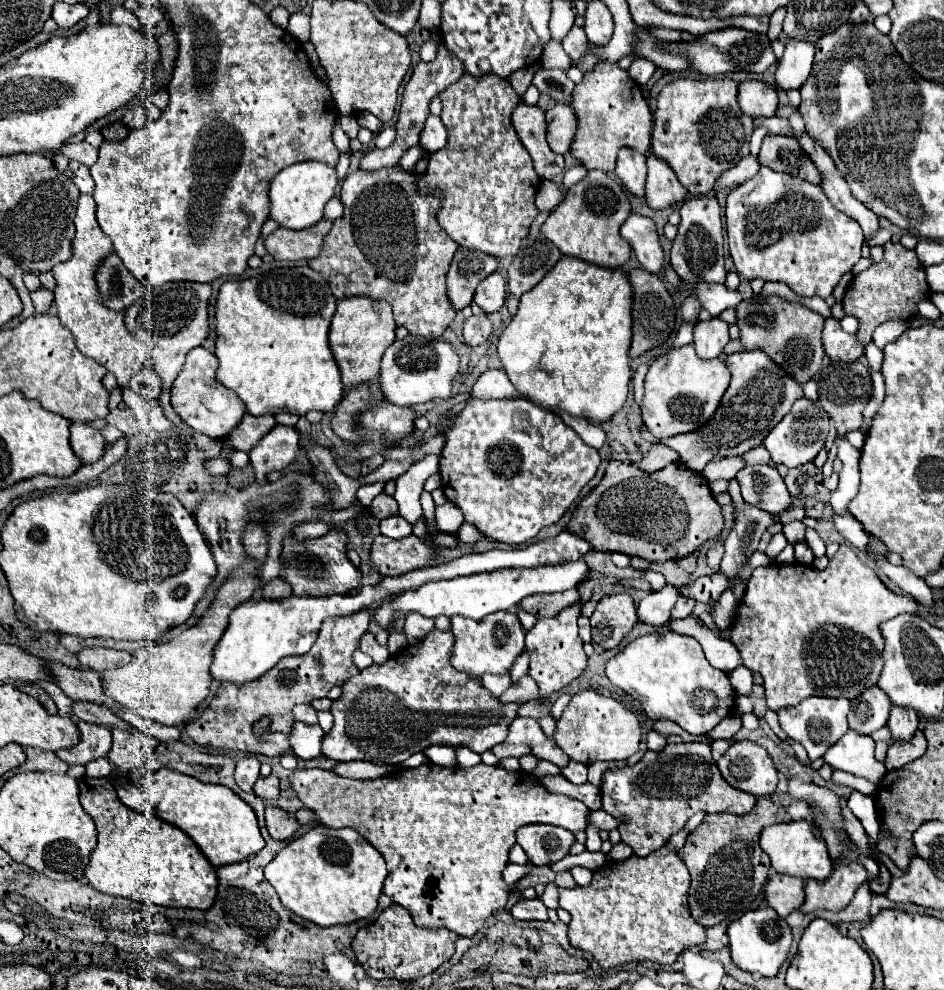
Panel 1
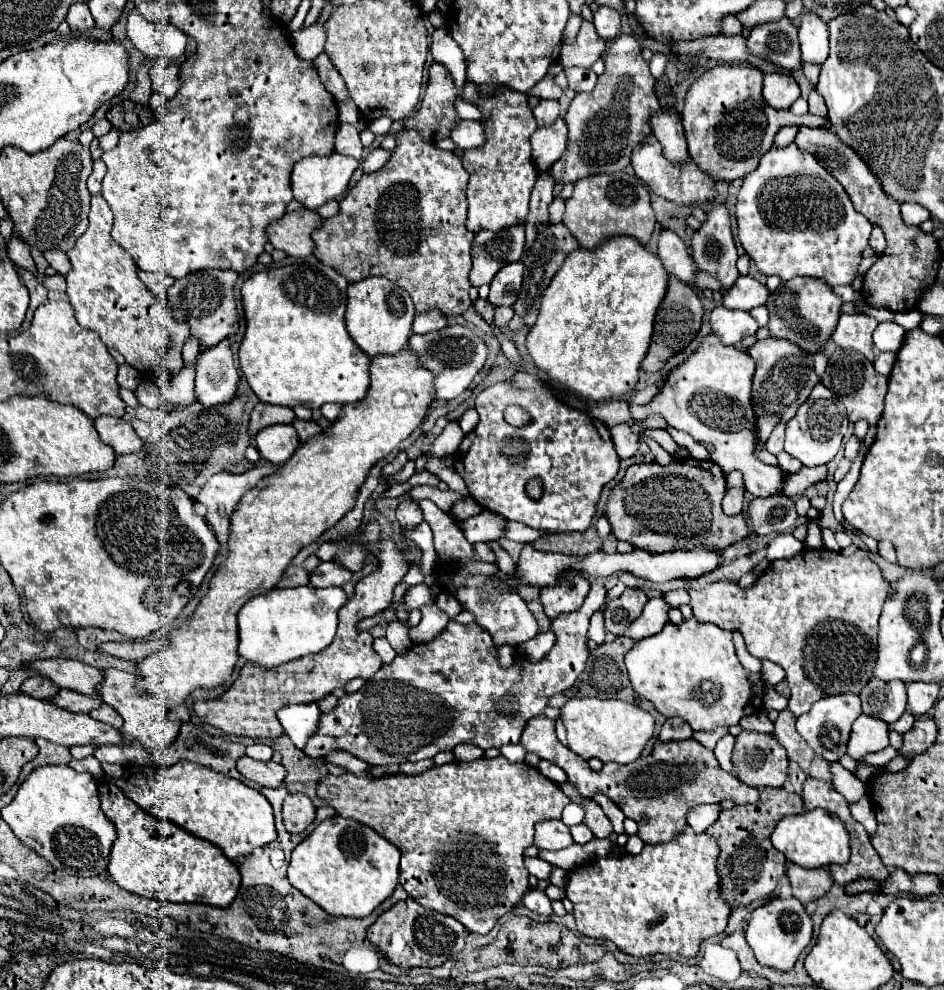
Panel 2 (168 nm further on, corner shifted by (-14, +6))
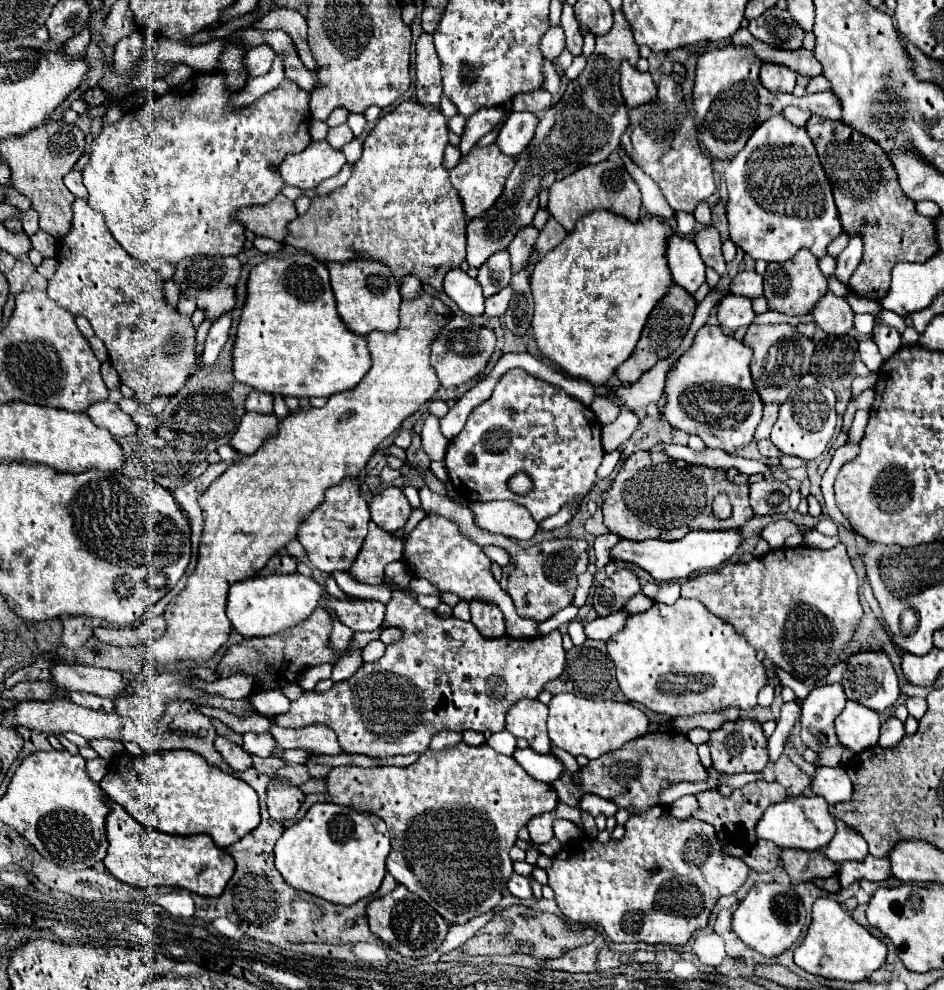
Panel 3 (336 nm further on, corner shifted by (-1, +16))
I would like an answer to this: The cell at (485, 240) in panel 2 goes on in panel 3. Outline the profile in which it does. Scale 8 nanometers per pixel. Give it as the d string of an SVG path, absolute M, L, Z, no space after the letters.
M614 12L614 26L608 34L596 36L596 48L588 56L588 64L584 72L572 80L560 98L546 114L544 120L538 122L534 140L530 140L528 148L524 148L510 176L506 178L506 188L498 200L518 200L518 202L496 202L488 212L476 216L468 222L468 254L466 260L472 268L480 268L492 254L506 250L514 240L516 232L524 226L532 224L532 218L538 210L538 194L540 190L550 188L554 182L566 178L568 174L580 170L588 164L604 162L620 144L622 132L628 128L628 108L620 94L620 74L618 66L622 60L636 64L640 58L638 44L630 32L630 24L622 12Z

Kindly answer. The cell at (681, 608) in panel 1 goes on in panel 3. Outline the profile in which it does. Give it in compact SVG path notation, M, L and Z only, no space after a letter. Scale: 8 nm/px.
M668 582L668 584L660 584L654 600L656 602L664 602L664 604L672 604L680 598L680 584L676 582Z

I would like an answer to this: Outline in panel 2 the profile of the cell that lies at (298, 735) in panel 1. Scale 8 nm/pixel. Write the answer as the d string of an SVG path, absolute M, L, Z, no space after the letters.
M315 702L311 704L297 704L297 706L285 706L279 712L279 722L283 724L287 736L293 740L293 744L303 750L307 746L307 740L315 730L319 730L319 706Z

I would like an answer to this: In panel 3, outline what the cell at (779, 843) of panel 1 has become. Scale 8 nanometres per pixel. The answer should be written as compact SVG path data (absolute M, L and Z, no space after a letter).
M796 796L784 802L770 806L760 818L756 832L760 838L774 842L780 848L798 848L798 850L824 850L826 844L834 838L836 826L834 818L828 812L828 802L822 796Z

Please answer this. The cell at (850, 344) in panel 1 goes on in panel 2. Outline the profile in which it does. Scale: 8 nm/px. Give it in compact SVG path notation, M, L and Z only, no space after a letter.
M841 314L831 338L839 348L861 352L873 362L873 330L877 324L879 322L875 318L865 314Z

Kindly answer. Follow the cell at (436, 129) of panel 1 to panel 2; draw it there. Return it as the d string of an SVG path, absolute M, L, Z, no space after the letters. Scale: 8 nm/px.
M459 120L455 122L455 130L451 130L451 140L461 150L481 146L485 140L483 126L477 120Z

